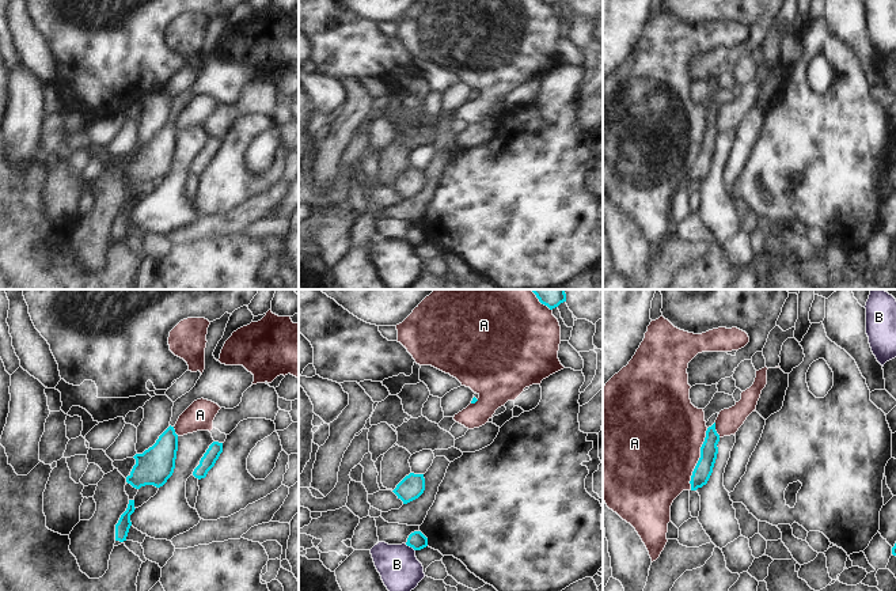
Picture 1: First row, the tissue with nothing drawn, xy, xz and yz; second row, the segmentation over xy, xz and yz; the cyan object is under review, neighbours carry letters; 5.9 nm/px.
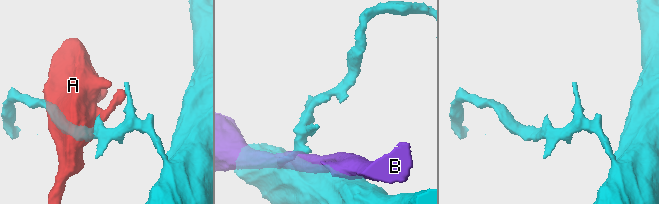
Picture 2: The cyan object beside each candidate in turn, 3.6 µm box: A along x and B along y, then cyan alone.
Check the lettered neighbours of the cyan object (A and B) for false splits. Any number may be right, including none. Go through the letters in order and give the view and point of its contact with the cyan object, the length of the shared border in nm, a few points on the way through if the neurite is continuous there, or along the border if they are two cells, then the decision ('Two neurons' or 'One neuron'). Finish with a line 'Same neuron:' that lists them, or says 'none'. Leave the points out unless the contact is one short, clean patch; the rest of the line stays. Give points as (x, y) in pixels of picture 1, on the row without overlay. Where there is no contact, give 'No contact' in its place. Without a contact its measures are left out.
A: Touches cyan at yz (699, 155). Shared border 380 nm. Two neurons
B: Touches cyan at xz (410, 242). Shared border 80 nm. Two neurons
Same neuron: none.

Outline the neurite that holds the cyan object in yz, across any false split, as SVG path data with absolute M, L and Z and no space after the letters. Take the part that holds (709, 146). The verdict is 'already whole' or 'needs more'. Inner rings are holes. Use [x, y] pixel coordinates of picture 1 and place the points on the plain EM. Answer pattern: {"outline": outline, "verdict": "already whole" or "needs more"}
{"outline": "M718 109L713 110L706 118L707 126L705 137L701 143L701 154L691 171L691 186L696 186L707 179L718 149L720 130L715 126L715 115Z", "verdict": "needs more"}

